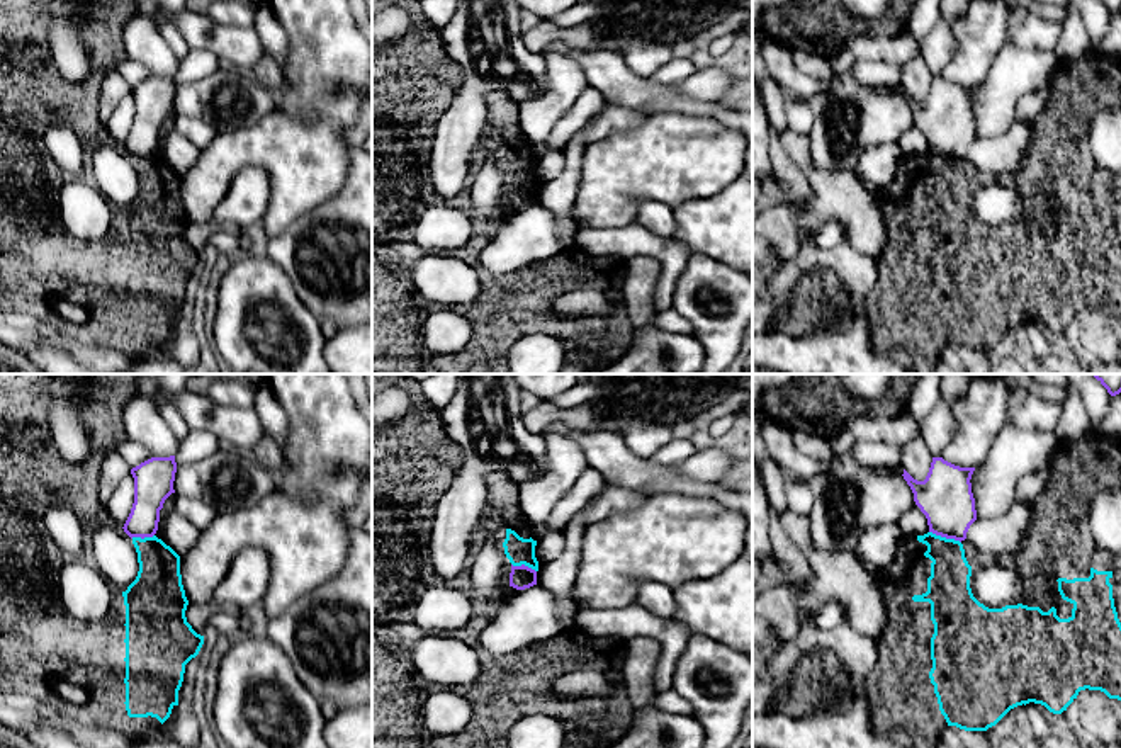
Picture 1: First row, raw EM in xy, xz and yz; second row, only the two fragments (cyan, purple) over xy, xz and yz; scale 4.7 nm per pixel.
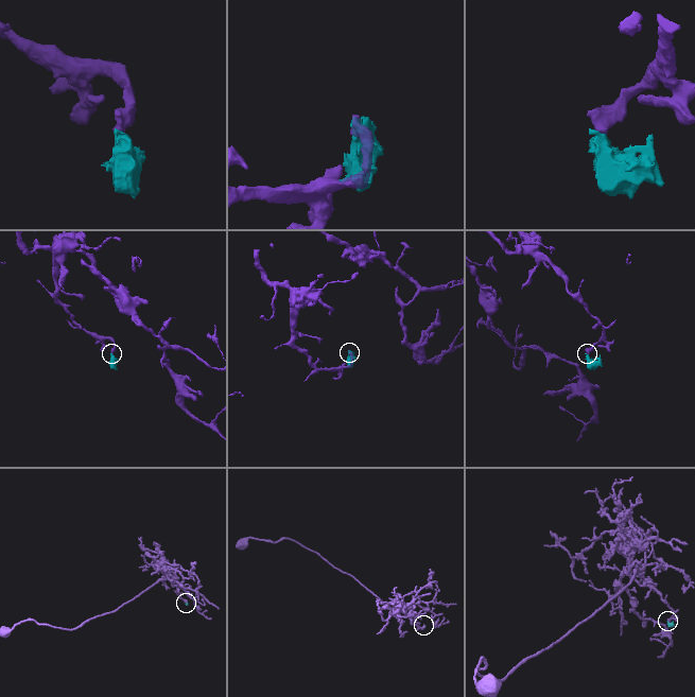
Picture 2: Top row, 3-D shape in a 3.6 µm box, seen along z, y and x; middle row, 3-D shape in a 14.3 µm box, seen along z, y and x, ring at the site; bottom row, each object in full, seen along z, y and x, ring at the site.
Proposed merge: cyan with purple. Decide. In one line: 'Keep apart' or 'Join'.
Keep apart

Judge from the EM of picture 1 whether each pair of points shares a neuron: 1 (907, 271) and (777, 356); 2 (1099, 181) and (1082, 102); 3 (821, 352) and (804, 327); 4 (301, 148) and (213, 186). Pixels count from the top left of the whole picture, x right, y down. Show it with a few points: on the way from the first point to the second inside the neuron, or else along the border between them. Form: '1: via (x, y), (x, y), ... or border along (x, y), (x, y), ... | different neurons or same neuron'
1: border along (863, 298), (872, 308), (873, 337) | different neurons
2: via (1081, 162), (1077, 158), (1077, 121) | same neuron
3: border along (816, 296), (821, 323), (807, 335), (790, 335) | different neurons
4: via (279, 148), (247, 148), (231, 164) | same neuron

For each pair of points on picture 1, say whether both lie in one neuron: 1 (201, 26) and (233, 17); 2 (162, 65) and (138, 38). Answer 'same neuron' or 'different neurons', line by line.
1: different neurons
2: same neuron

